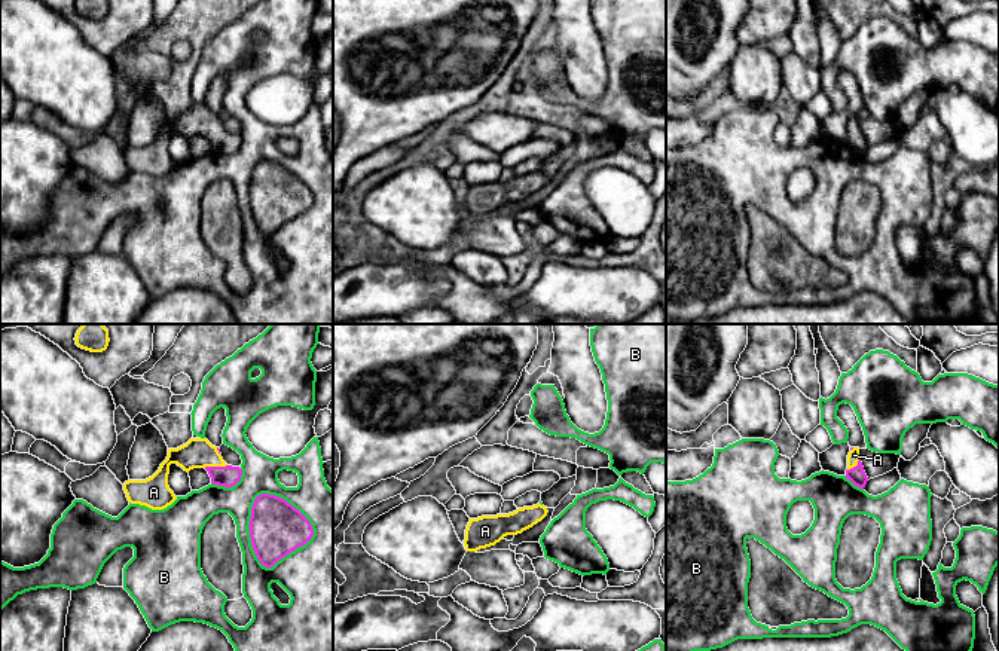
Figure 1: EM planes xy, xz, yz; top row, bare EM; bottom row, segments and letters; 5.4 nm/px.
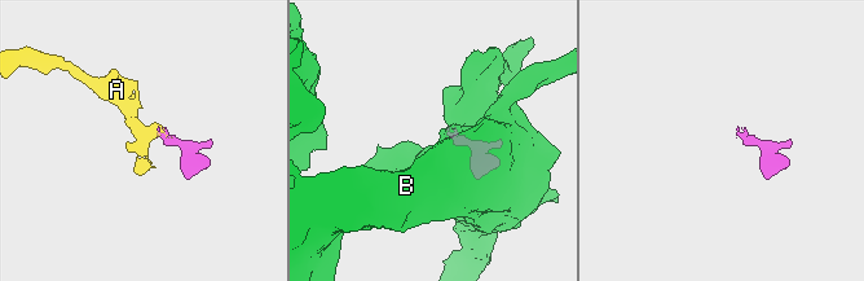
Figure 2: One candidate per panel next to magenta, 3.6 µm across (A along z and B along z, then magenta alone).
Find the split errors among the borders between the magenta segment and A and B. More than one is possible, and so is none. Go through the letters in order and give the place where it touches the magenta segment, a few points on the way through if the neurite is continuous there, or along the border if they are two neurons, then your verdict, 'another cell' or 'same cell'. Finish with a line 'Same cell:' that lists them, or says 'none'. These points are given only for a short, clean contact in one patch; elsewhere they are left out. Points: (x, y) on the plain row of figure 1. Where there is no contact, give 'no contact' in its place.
A: meets magenta in xy at (214, 134); runs through xy (228, 143), (214, 134), (198, 119); same cell
B: meets magenta in xy at (250, 198); another cell
Same cell: A

